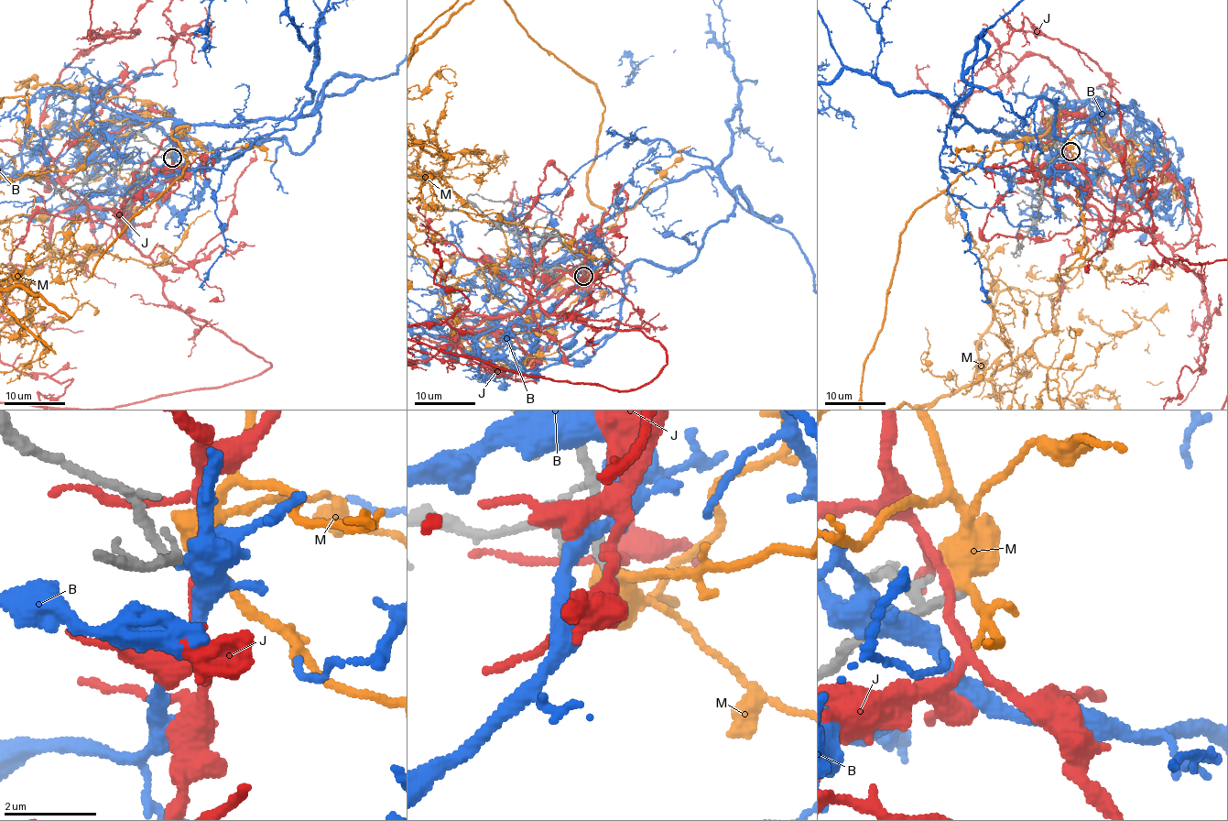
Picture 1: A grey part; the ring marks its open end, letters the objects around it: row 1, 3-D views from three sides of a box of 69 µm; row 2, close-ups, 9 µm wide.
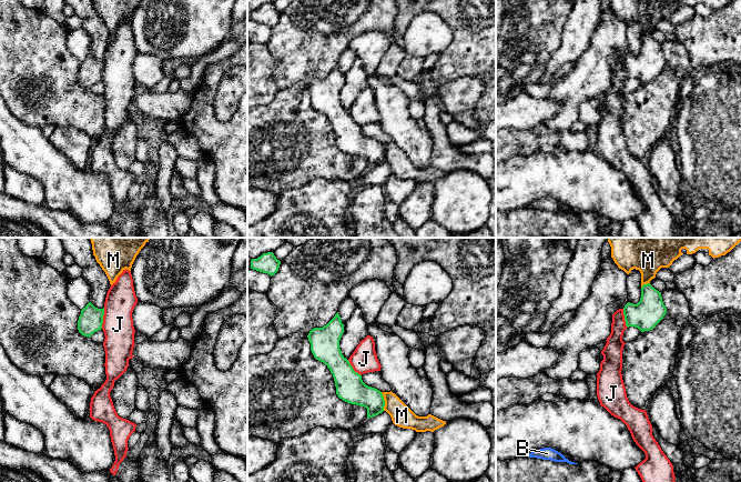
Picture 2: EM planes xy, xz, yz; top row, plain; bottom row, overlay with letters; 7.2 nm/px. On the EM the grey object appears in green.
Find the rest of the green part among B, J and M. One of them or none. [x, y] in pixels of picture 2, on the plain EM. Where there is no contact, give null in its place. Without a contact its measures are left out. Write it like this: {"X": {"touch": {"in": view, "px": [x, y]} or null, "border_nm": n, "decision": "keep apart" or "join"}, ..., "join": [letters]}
{"B": {"touch": null, "decision": "keep apart"}, "J": {"touch": {"in": "xy", "px": [102, 69]}, "border_nm": 150, "decision": "keep apart"}, "M": {"touch": {"in": "xz", "px": [384, 152]}, "border_nm": 140, "decision": "keep apart"}, "join": []}

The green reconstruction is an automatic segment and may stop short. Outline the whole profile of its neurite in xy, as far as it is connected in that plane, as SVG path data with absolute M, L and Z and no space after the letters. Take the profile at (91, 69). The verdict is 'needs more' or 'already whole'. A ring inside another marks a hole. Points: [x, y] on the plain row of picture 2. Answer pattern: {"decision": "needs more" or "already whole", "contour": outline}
{"decision": "already whole", "contour": "M89 53L82 61L78 71L78 81L84 87L91 87L102 80L104 59L98 60Z"}

